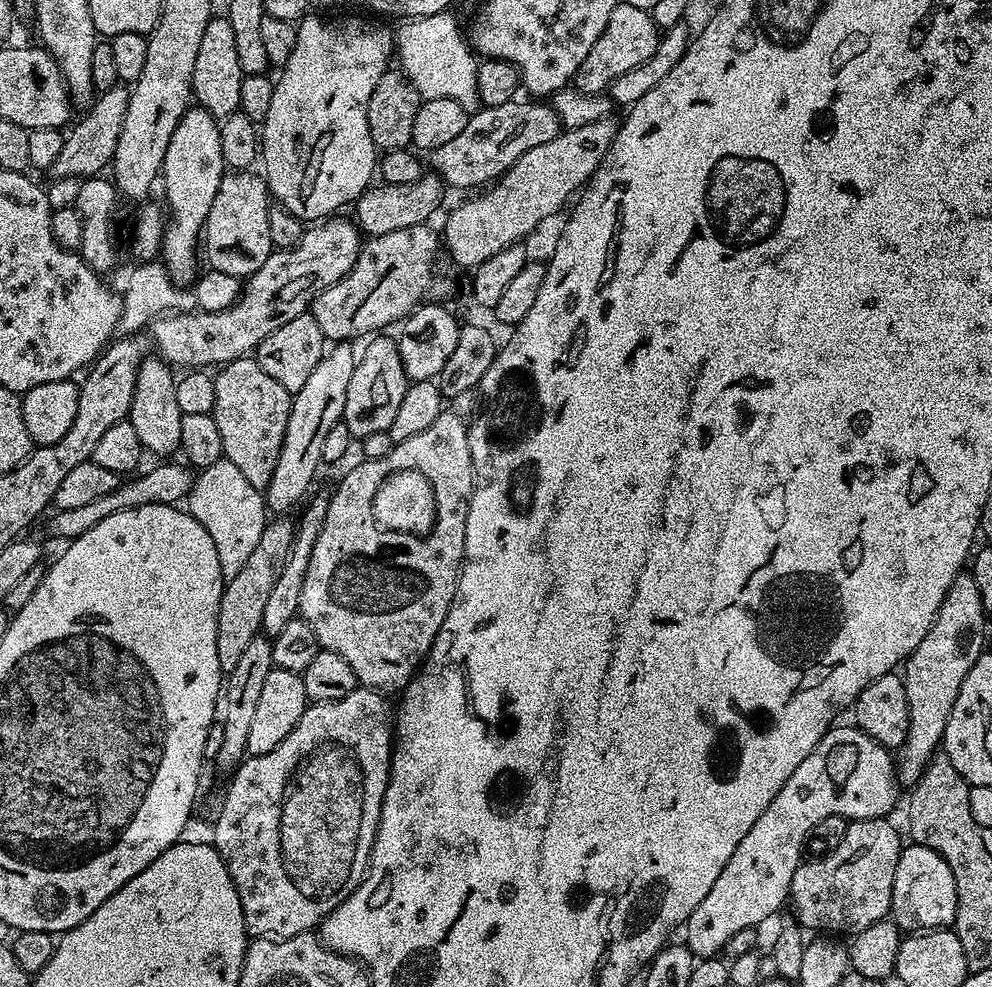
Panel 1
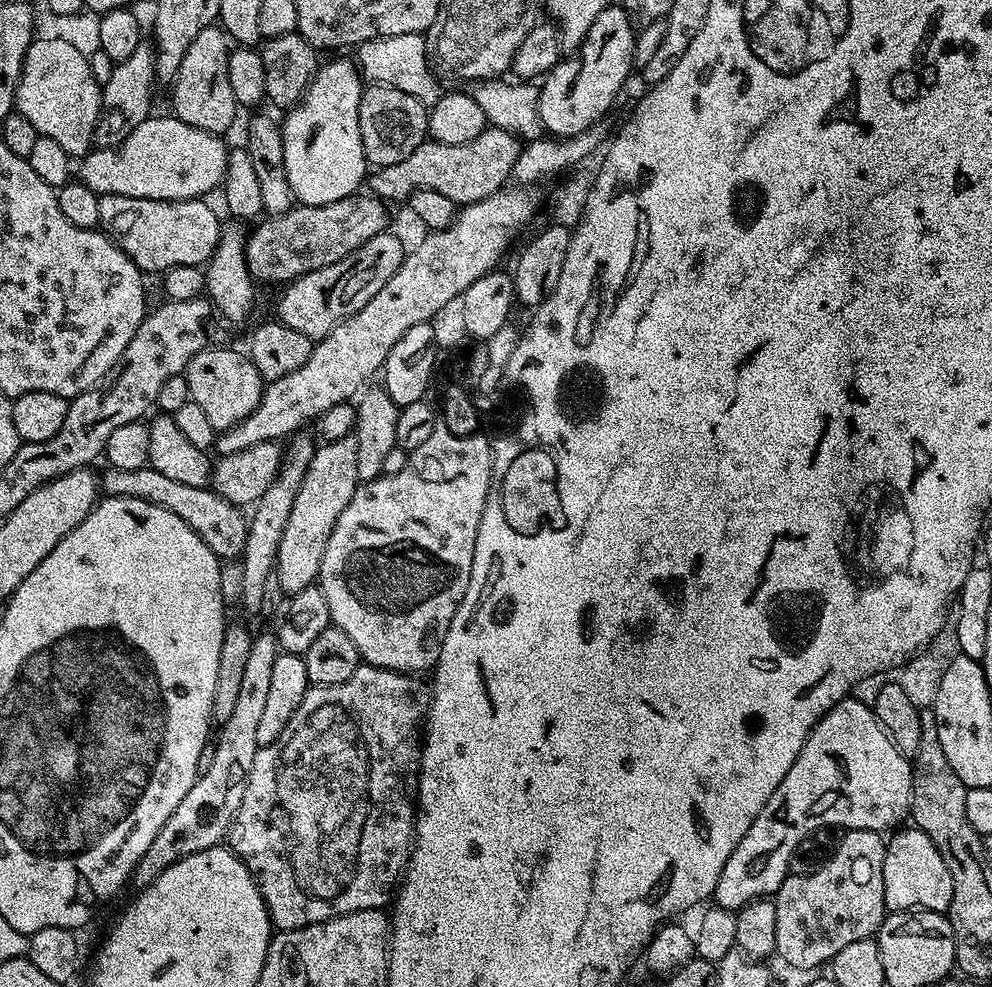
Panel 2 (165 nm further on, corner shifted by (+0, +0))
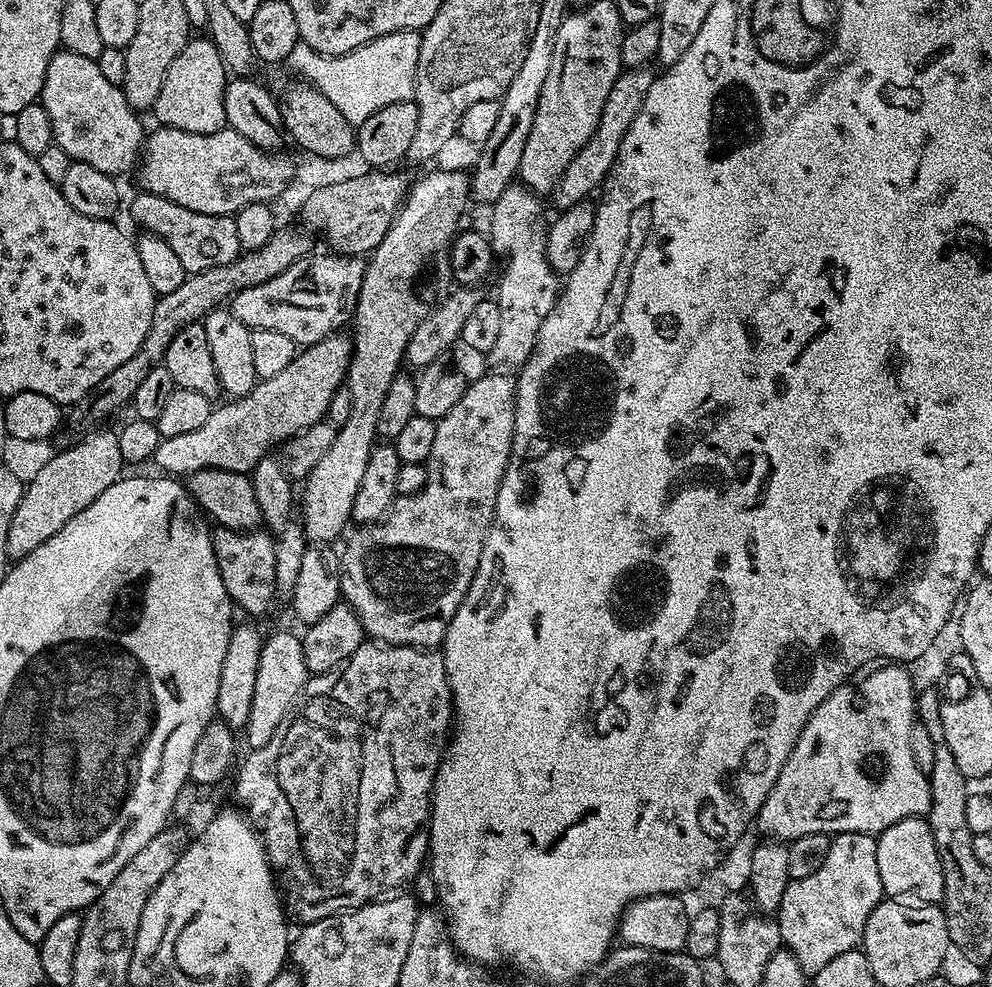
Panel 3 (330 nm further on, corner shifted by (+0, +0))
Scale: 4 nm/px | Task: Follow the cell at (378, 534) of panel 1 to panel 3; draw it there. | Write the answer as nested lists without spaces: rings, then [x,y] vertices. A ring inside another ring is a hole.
[[[492,370],[489,376],[480,376],[467,385],[465,392],[449,413],[436,421],[434,430],[434,446],[430,449],[430,458],[426,462],[428,480],[422,486],[420,492],[412,495],[397,495],[396,501],[388,510],[388,515],[374,524],[357,527],[352,541],[339,553],[340,557],[340,595],[343,603],[350,605],[354,614],[362,622],[365,633],[373,641],[382,644],[401,644],[411,648],[426,648],[436,650],[444,643],[444,635],[458,610],[458,606],[464,601],[464,595],[468,593],[470,582],[478,570],[478,562],[482,558],[482,546],[486,542],[488,532],[492,529],[492,520],[496,516],[496,503],[498,502],[498,490],[504,477],[504,471],[508,465],[508,459],[512,453],[512,439],[514,438],[514,418],[516,417],[516,381],[511,375],[500,370]]]

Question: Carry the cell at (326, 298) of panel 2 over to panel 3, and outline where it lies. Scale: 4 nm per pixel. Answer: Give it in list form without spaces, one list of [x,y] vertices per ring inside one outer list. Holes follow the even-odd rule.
[[[309,254],[304,256],[298,262],[294,262],[286,270],[282,270],[282,274],[278,274],[274,278],[270,278],[270,282],[262,282],[262,286],[250,286],[246,290],[235,293],[230,300],[230,310],[234,314],[234,318],[238,318],[238,322],[242,322],[250,329],[258,330],[275,330],[281,334],[287,334],[289,338],[294,338],[297,346],[307,346],[309,344],[317,344],[319,340],[324,340],[328,336],[333,335],[344,323],[353,319],[356,311],[356,303],[358,302],[358,294],[362,290],[362,278],[364,277],[365,261],[359,256],[341,256],[339,254],[328,254],[332,256],[315,256]]]

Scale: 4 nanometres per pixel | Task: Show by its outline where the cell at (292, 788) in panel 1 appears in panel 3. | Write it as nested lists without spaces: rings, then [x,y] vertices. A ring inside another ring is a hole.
[[[365,642],[358,646],[358,650],[354,650],[354,654],[350,654],[350,658],[345,664],[339,664],[334,670],[329,672],[321,672],[313,675],[308,683],[304,685],[300,691],[300,697],[292,708],[288,711],[288,716],[278,726],[278,730],[274,734],[274,738],[270,738],[270,742],[266,742],[266,746],[261,748],[253,748],[247,754],[244,765],[240,768],[240,773],[236,776],[236,796],[245,804],[246,815],[253,828],[256,829],[259,837],[264,842],[264,852],[268,856],[268,865],[272,868],[273,877],[278,885],[278,891],[282,897],[282,903],[289,913],[292,912],[304,924],[313,924],[316,920],[321,920],[327,916],[335,916],[337,912],[347,912],[349,908],[361,908],[364,904],[371,904],[381,898],[387,897],[389,894],[395,893],[411,876],[416,876],[420,872],[420,867],[425,867],[426,853],[428,850],[428,817],[432,811],[432,780],[436,777],[436,771],[440,765],[441,755],[450,739],[450,729],[454,723],[454,713],[452,711],[452,691],[450,690],[450,682],[446,674],[446,666],[444,665],[443,655],[439,651],[429,650],[426,648],[411,648],[410,646],[402,646],[401,644],[382,644],[379,642]]]

